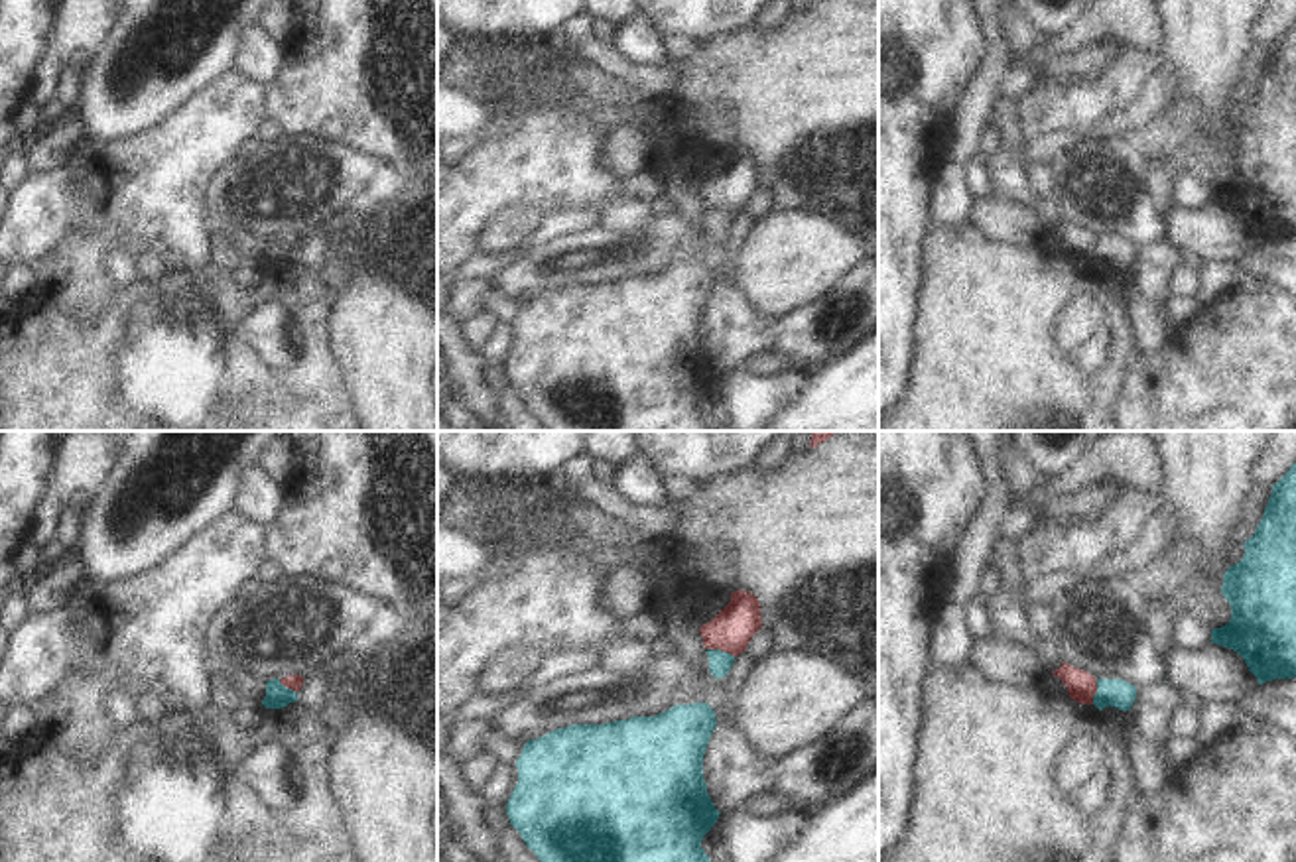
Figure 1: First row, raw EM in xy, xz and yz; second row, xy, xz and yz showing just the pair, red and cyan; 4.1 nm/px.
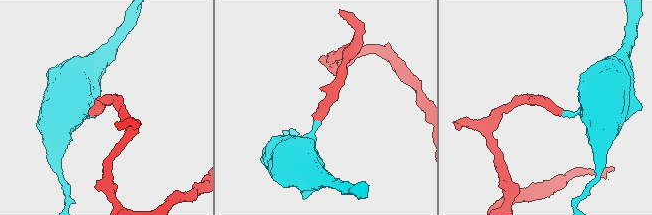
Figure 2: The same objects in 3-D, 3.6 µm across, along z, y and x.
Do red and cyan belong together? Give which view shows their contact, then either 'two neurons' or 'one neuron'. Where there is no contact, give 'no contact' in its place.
contact in xz; two neurons

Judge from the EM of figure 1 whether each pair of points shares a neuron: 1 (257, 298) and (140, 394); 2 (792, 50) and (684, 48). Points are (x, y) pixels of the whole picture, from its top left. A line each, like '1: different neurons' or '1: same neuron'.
1: same neuron
2: different neurons

